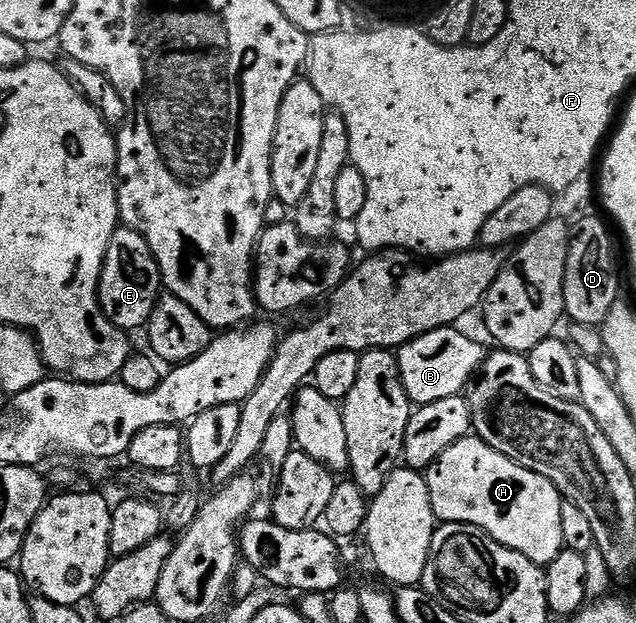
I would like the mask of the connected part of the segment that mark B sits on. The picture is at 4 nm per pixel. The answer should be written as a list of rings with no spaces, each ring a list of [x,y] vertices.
[[[457,327],[436,329],[396,350],[403,387],[414,406],[420,407],[427,403],[435,403],[439,399],[464,394],[471,378],[480,370],[486,359],[487,349],[459,330]]]

